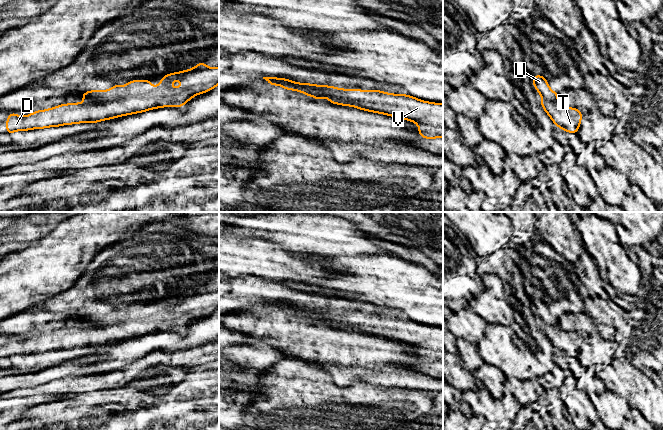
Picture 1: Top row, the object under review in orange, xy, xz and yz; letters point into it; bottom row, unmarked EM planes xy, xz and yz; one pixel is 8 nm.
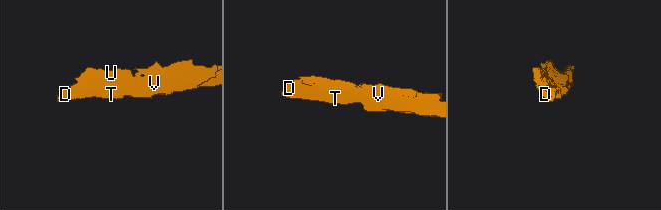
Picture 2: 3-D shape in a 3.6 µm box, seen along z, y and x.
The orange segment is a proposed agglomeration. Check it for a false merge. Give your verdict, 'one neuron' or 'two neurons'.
one neuron

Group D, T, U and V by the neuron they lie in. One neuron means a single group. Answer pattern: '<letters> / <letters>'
D T U V

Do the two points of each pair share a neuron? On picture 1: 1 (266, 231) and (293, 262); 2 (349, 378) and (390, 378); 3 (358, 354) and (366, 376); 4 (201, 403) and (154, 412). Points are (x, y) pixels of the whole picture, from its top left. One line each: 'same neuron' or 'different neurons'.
1: different neurons
2: same neuron
3: different neurons
4: same neuron

